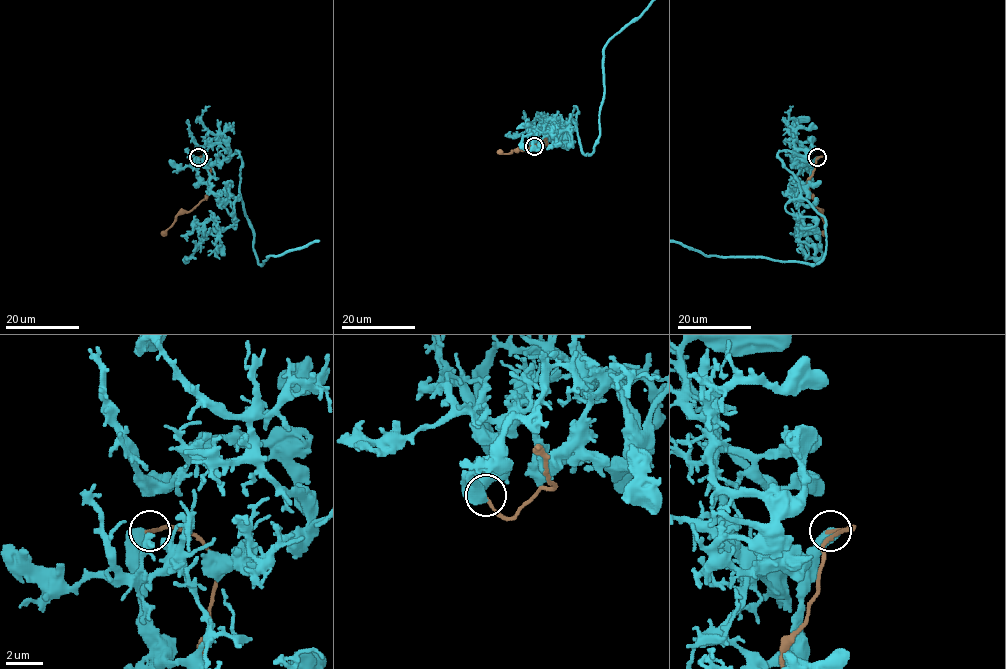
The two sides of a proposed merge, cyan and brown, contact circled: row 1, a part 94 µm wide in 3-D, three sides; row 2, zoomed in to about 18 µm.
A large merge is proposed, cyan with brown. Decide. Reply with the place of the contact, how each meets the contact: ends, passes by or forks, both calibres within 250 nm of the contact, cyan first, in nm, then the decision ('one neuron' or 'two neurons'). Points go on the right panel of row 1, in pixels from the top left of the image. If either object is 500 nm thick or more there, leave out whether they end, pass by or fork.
place (817, 157); calibres 750 and 220 nm; two neurons

